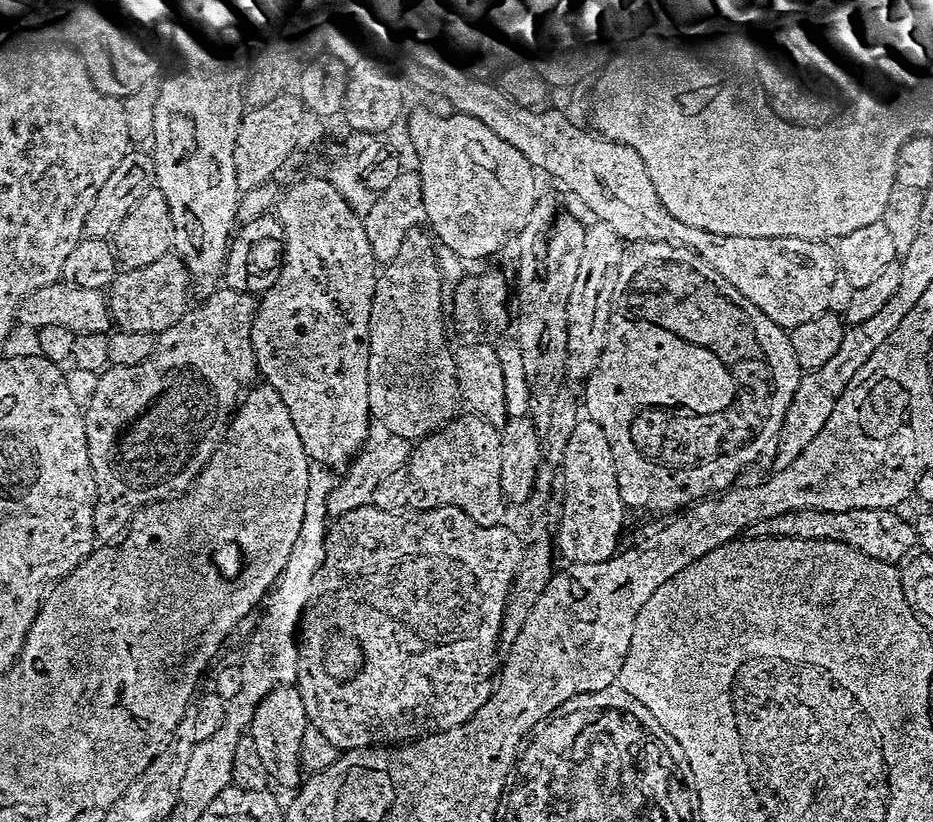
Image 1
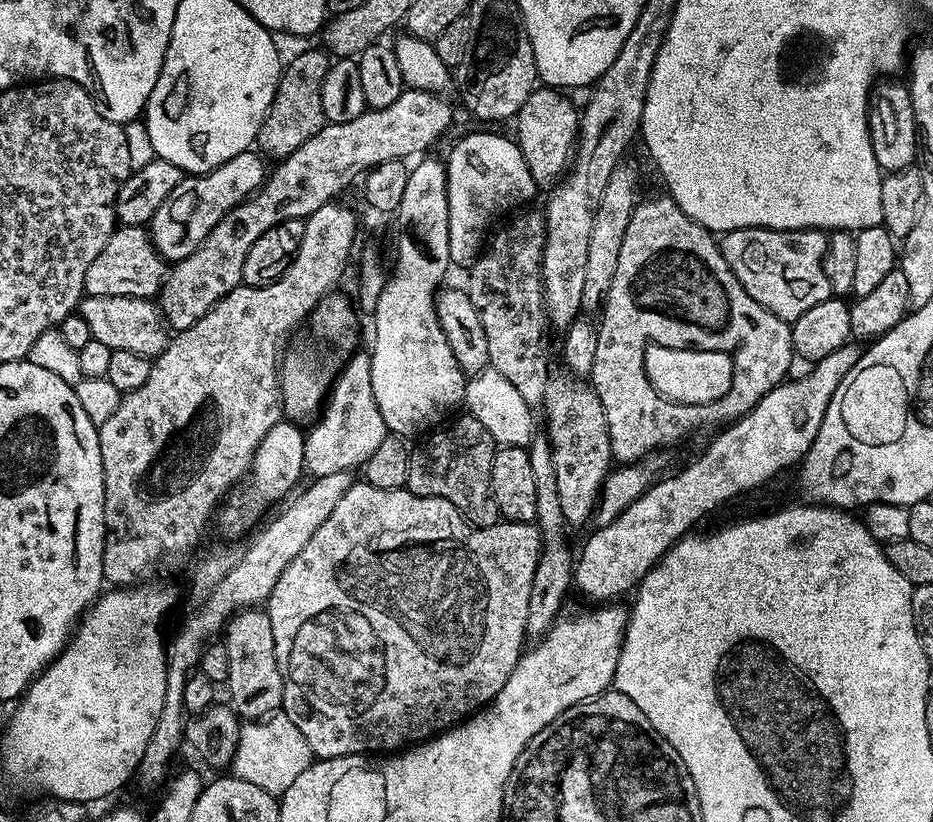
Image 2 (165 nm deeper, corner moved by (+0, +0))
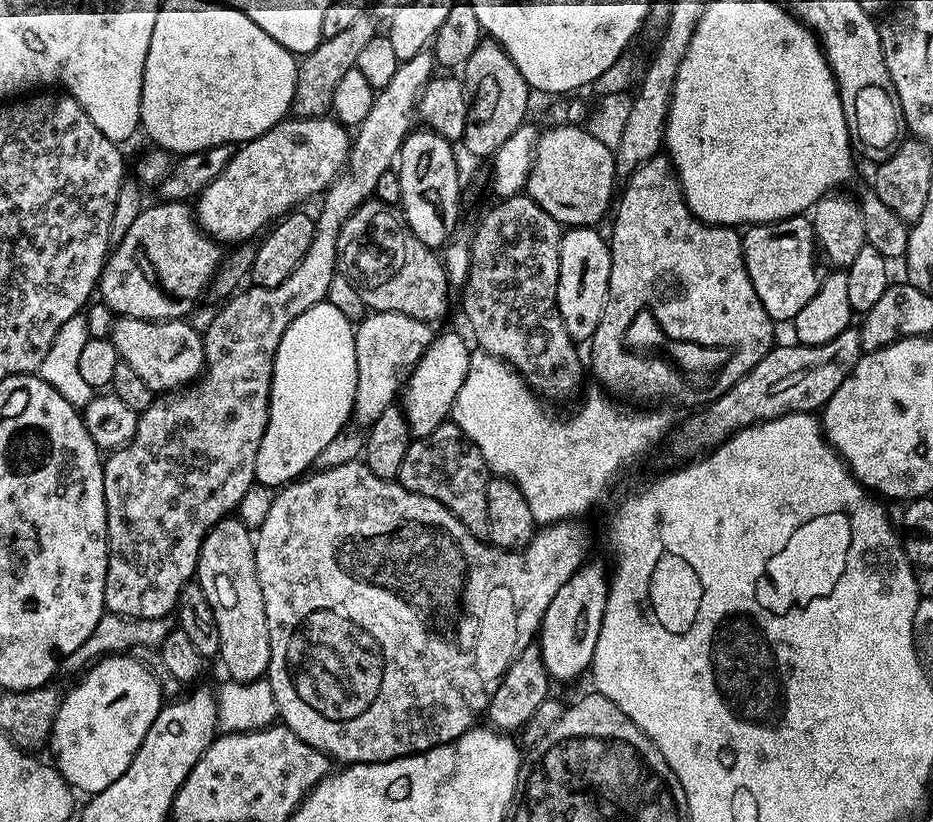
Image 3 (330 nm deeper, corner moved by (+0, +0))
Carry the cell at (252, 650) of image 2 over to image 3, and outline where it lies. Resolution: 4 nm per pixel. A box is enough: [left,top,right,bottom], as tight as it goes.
[194,518,270,685]

